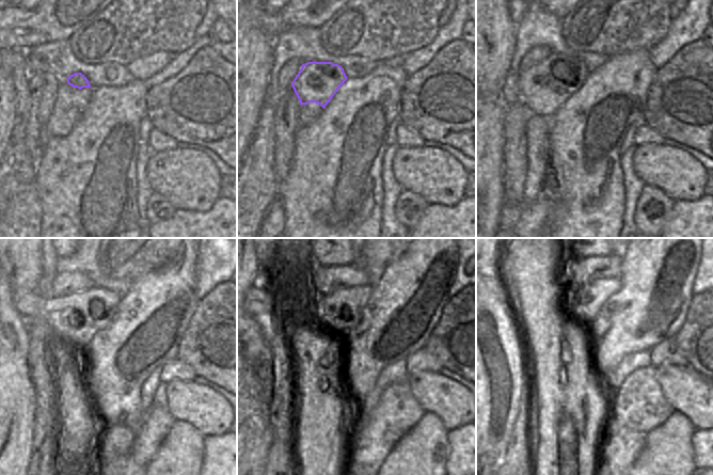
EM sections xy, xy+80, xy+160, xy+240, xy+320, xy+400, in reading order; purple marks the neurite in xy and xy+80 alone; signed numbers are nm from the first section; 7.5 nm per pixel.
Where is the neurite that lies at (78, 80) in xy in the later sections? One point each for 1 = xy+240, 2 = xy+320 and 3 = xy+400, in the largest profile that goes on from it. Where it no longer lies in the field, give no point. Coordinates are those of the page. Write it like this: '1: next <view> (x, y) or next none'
1: next xy+240 (77, 318)
2: next xy+320 (338, 312)
3: next xy+400 (587, 301)

